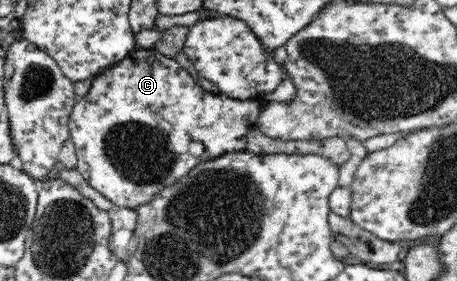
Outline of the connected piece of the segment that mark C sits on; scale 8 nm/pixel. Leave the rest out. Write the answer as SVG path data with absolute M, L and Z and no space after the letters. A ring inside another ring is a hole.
M153 48L133 49L127 58L98 73L95 79L93 79L88 93L79 102L75 103L68 125L70 137L75 144L77 154L77 165L75 168L81 172L81 175L93 189L96 189L101 195L112 201L115 207L127 207L135 210L140 205L151 201L162 188L173 185L179 178L187 175L198 163L215 159L215 157L225 153L247 150L247 136L256 127L262 101L260 99L236 100L227 94L207 92L195 81L196 79L191 77L191 74L184 70L176 60L166 57L159 50ZM191 141L199 141L201 145L204 145L204 153L200 157L194 157L189 152L189 143Z

